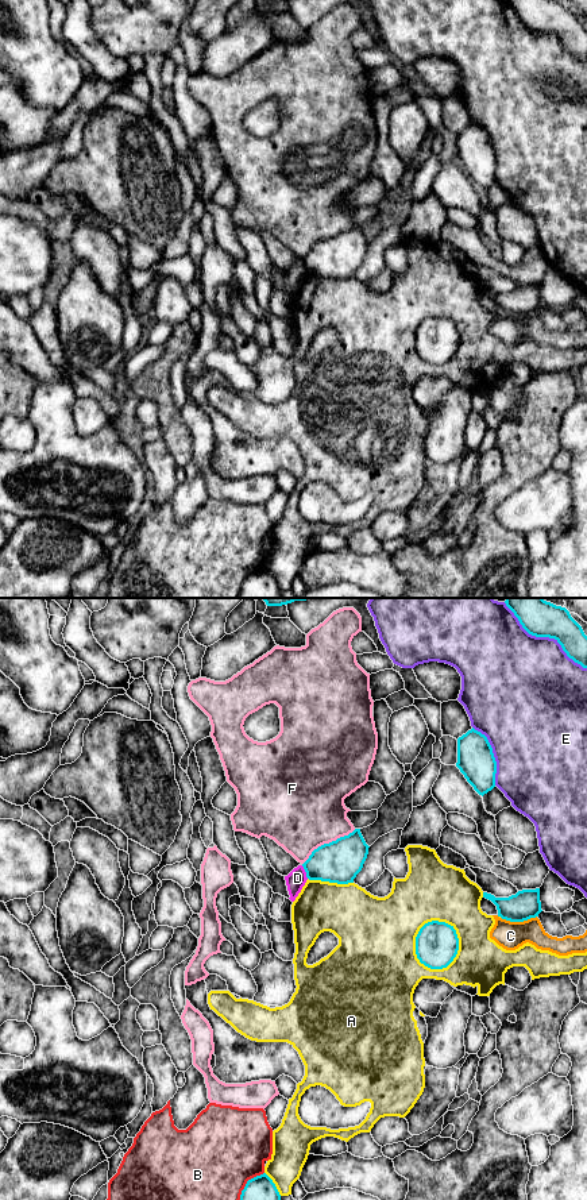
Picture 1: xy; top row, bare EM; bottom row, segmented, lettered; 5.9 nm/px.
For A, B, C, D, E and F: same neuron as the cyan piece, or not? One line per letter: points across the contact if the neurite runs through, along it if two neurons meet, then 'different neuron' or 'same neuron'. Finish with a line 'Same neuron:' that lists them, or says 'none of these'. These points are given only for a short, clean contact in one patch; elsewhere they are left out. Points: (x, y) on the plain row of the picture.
A: different neuron
B: different neuron
C: different neuron
D: along xy (301, 261), (308, 273) | different neuron
E: different neuron
F: different neuron
Same neuron: none of these

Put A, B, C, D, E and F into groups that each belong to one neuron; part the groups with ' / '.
A / B / C / D / E / F

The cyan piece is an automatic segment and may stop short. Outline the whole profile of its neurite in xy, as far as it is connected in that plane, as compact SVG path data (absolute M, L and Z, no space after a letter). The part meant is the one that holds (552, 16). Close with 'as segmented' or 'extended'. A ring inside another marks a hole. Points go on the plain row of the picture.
M506 0L532 31L555 34L569 54L587 63L587 31L565 3Z | as segmented

